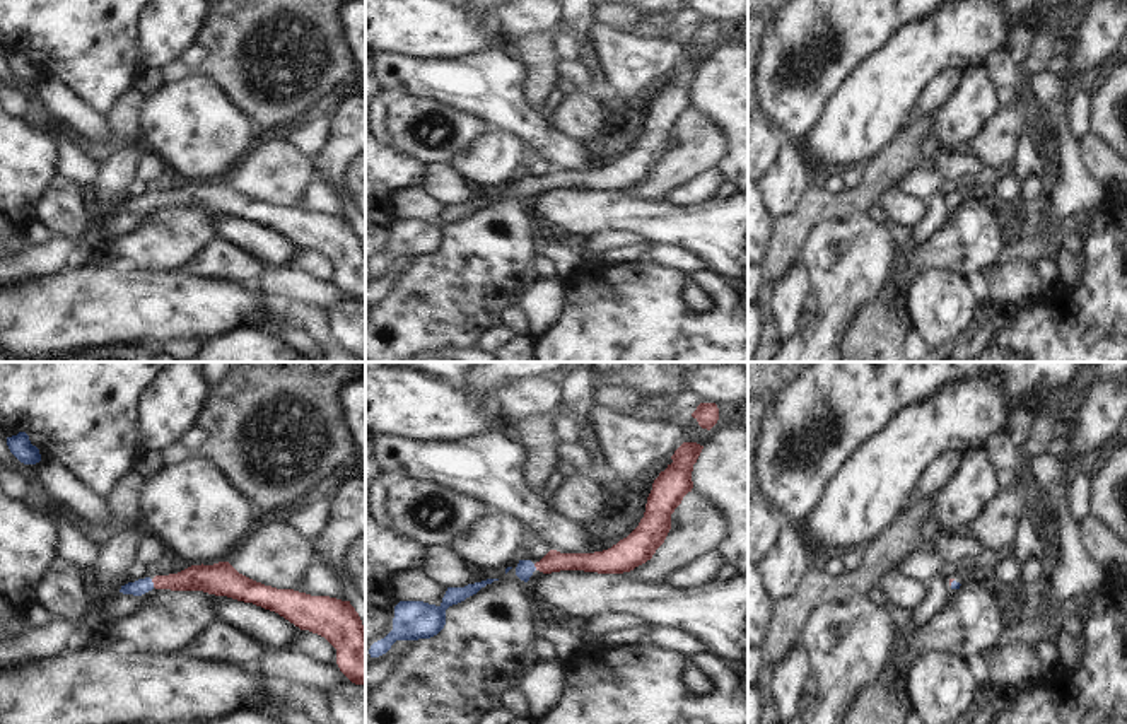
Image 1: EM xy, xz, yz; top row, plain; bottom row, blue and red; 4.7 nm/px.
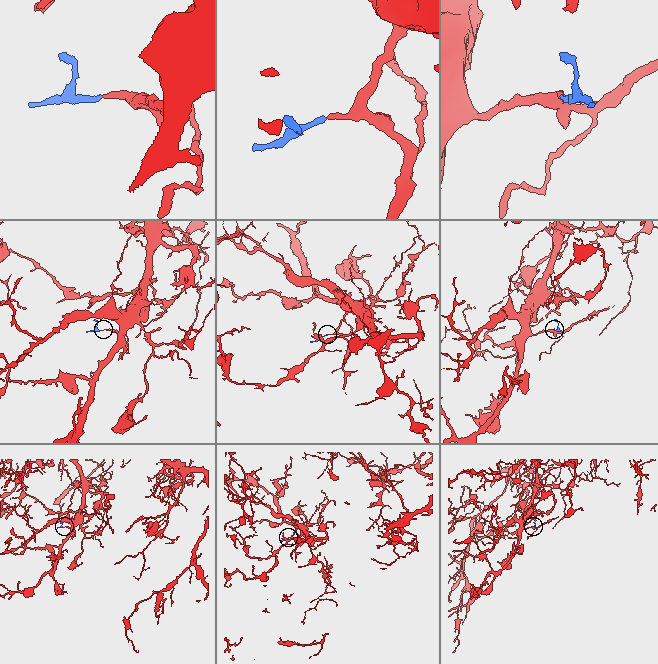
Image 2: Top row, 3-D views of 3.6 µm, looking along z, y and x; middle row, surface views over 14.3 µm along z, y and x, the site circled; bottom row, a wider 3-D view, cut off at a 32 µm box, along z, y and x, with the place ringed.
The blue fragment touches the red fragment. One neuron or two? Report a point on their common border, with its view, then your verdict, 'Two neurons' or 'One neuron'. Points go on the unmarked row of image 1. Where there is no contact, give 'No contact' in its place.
Touches blue at xy (152, 200). One neuron.

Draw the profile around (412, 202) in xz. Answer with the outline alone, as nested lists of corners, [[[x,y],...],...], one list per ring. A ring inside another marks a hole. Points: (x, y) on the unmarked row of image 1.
[[[403,188],[394,200],[401,219],[423,219],[441,224],[447,208],[447,203],[427,193],[423,188]]]

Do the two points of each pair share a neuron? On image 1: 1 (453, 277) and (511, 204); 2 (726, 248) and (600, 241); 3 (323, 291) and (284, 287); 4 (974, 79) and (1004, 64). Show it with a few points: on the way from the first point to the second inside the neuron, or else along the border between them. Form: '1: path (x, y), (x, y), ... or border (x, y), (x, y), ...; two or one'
1: path (472, 258), (485, 245), (485, 226), (492, 219); one
2: border (610, 227), (636, 231), (651, 241); two
3: path (313, 291), (294, 287); one
4: border (981, 67), (994, 89); two

